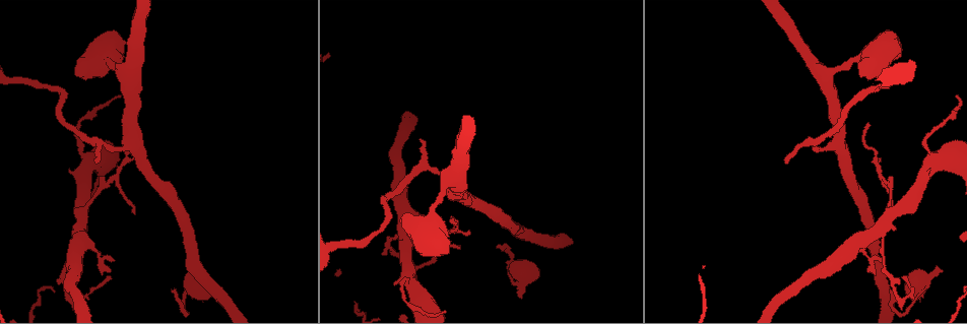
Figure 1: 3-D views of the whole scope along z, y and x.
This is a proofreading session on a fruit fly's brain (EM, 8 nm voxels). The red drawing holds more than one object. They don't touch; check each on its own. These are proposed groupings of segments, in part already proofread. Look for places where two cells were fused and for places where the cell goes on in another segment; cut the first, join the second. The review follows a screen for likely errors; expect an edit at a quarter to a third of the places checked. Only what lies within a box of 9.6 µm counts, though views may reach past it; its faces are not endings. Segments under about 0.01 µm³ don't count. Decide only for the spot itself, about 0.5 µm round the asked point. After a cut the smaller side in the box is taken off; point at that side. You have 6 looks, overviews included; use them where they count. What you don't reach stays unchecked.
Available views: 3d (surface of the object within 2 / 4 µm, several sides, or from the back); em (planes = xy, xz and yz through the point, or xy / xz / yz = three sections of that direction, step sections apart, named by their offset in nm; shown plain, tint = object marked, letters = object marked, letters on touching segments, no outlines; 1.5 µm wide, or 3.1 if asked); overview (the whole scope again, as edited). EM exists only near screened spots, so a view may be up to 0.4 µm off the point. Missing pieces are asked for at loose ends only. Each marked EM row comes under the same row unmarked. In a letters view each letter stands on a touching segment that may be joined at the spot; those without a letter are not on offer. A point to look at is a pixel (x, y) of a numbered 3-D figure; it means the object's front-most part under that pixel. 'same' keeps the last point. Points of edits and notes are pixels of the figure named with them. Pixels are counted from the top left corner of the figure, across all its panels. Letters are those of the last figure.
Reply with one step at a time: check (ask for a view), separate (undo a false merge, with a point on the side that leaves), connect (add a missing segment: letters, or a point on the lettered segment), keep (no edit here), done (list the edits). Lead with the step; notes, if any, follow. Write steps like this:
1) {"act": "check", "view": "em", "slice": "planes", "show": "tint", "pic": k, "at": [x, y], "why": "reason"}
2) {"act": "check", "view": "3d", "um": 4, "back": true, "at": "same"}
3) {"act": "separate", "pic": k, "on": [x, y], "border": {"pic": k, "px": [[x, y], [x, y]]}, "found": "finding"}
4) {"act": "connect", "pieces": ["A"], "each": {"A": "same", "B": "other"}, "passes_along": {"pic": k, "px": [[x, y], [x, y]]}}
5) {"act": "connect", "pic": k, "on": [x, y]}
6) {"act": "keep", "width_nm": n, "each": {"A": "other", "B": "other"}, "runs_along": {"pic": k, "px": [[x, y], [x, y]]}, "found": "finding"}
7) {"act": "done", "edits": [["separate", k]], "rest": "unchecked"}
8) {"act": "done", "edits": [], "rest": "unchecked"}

{"act": "check", "view": "em", "slice": "xz", "step": 8, "show": "tint", "pic": 1, "at": [926, 139], "why": "abrupt turn"}

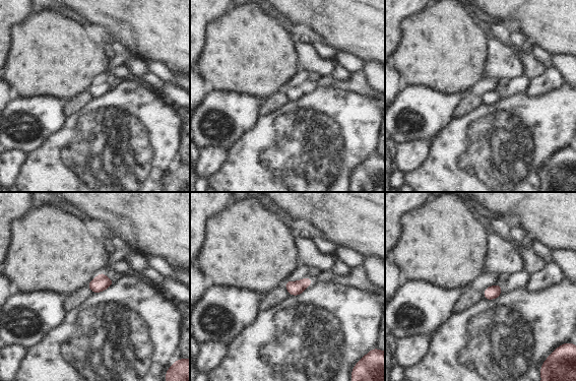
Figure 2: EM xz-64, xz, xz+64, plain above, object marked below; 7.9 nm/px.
{"act": "check", "view": "em", "slice": "planes", "show": "letters", "at": "same", "why": "another direction"}

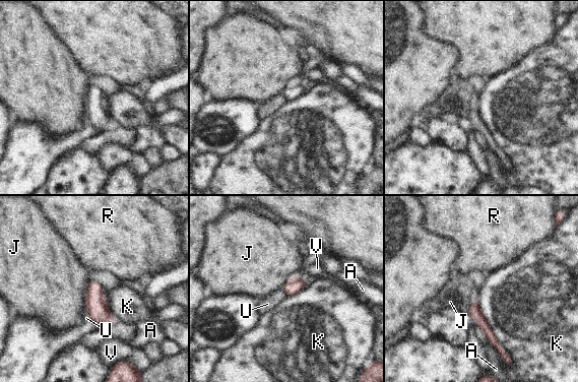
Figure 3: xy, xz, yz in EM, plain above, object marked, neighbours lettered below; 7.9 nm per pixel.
{"act": "keep", "each": {"A": "other", "J": "other", "K": "other", "R": "other", "U": "other", "V": "other"}, "runs_along": {"pic": 3, "px": [[475, 304], [476, 315], [501, 349]]}, "found": "all the same cell"}

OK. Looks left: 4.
{"act": "check", "view": "em", "slice": "xy", "step": 4, "show": "letters", "pic": 1, "at": [81, 77], "why": "thick end"}

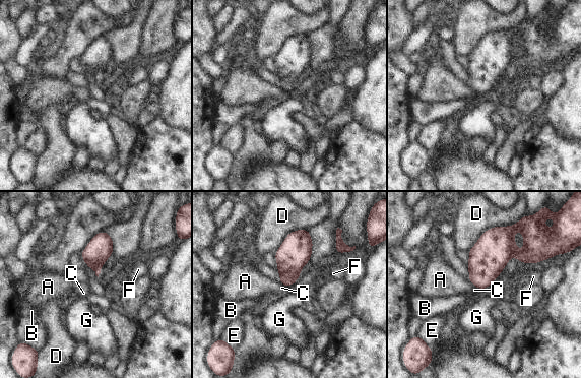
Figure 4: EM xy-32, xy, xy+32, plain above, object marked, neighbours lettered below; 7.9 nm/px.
{"act": "check", "view": "em", "slice": "planes", "show": "letters", "at": "same", "why": "another direction"}

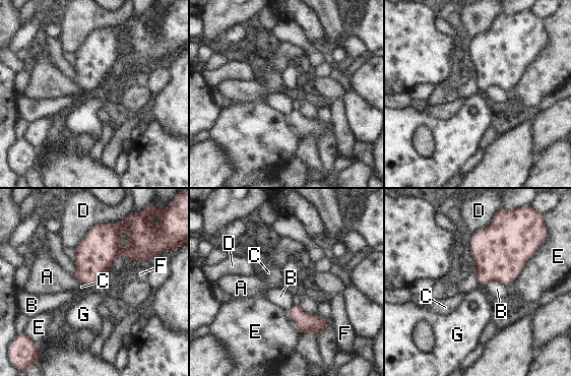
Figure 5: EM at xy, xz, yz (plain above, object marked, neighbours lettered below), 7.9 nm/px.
{"act": "keep", "longest_contact_nm": ["E", 420], "each": {"A": "other", "B": "other", "C": "other", "D": "other", "E": "other", "F": "other", "G": "other"}, "found": "no lettered segment goes on from it"}

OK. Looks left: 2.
{"act": "check", "view": "em", "slice": "planes", "show": "letters", "pic": 1, "at": [95, 162], "why": "an open end"}

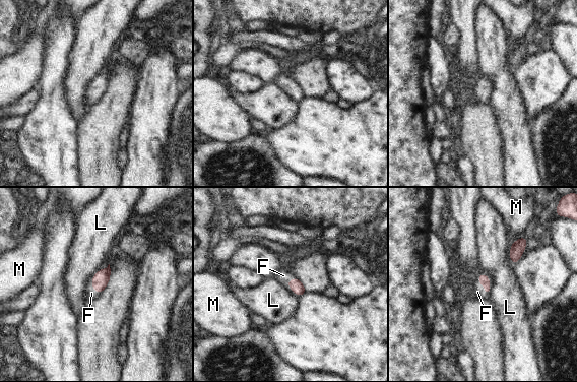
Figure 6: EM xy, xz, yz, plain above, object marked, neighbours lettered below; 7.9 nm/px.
{"act": "connect", "pieces": ["F"], "each": {"F": "same", "L": "other", "M": "other"}, "passes_along": {"pic": 6, "px": [[484, 279], [483, 285], [477, 292]]}, "found": "the cell continues"}

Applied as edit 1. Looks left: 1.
{"act": "done", "edits": [["connect", 6]], "rest": "unchecked"}

